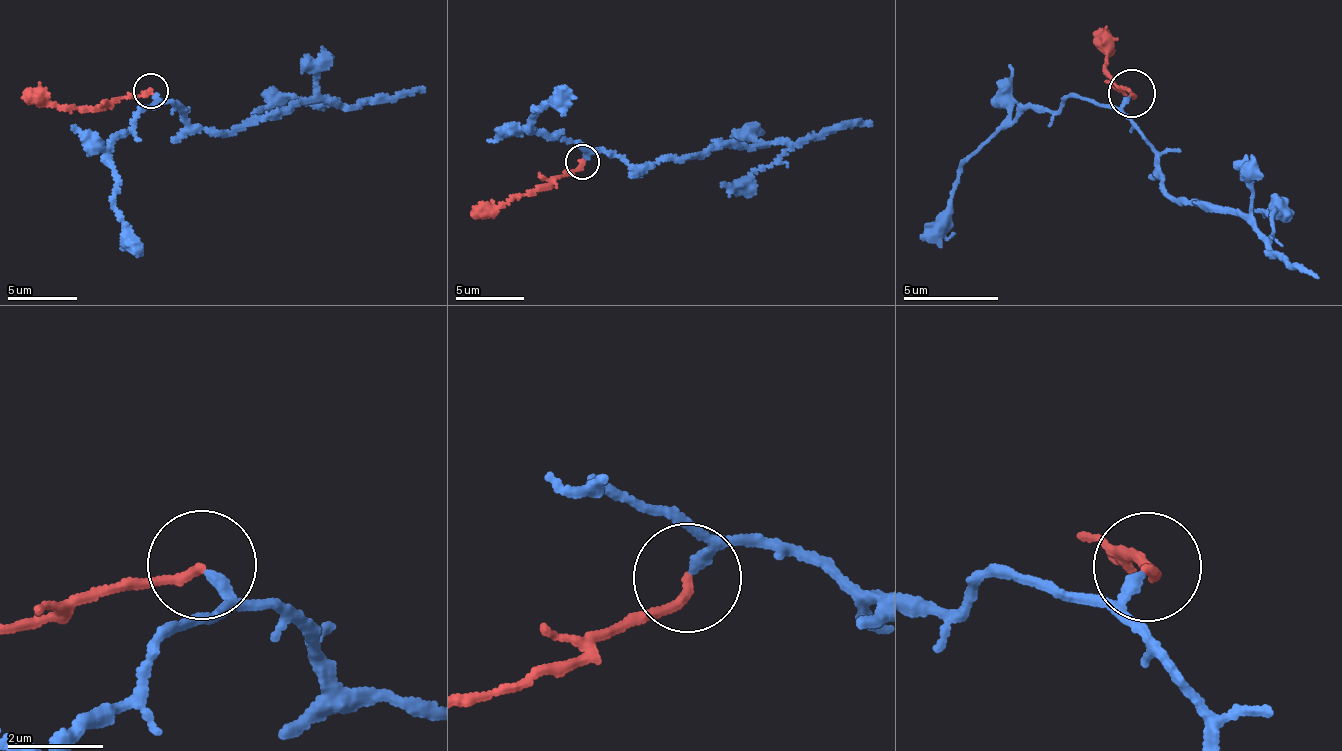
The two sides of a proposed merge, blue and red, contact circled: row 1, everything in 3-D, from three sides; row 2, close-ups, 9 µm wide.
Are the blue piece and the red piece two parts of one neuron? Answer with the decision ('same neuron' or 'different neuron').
same neuron

